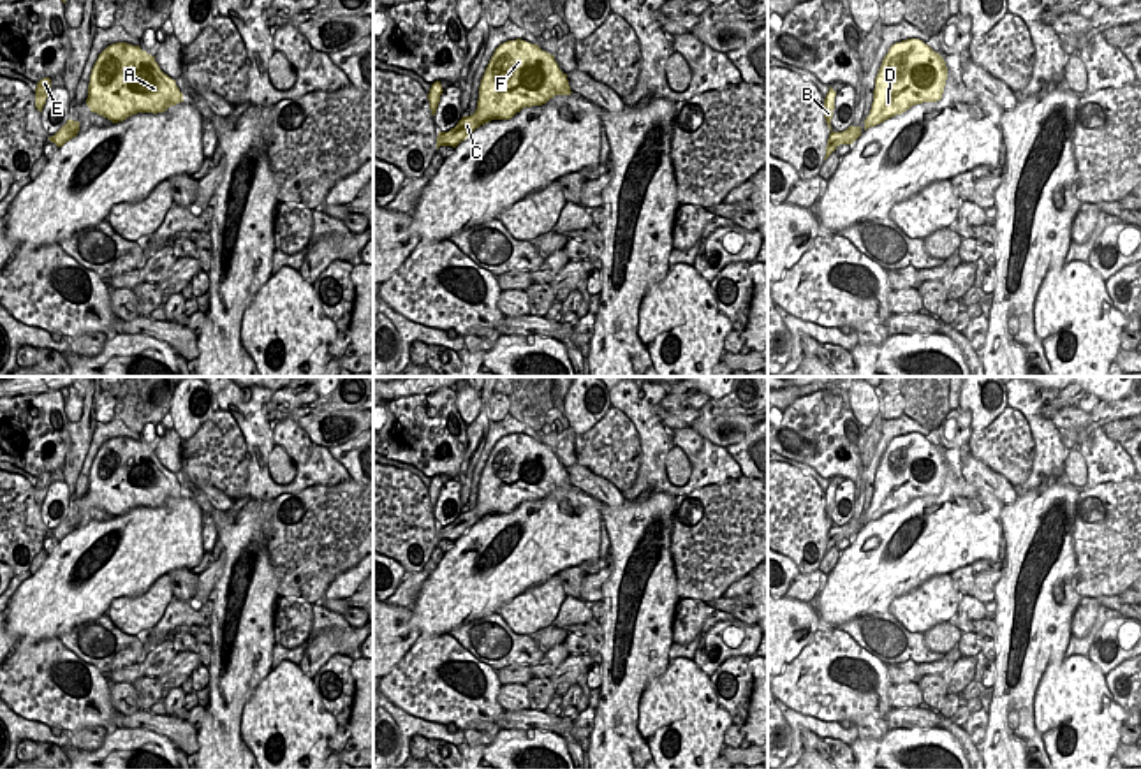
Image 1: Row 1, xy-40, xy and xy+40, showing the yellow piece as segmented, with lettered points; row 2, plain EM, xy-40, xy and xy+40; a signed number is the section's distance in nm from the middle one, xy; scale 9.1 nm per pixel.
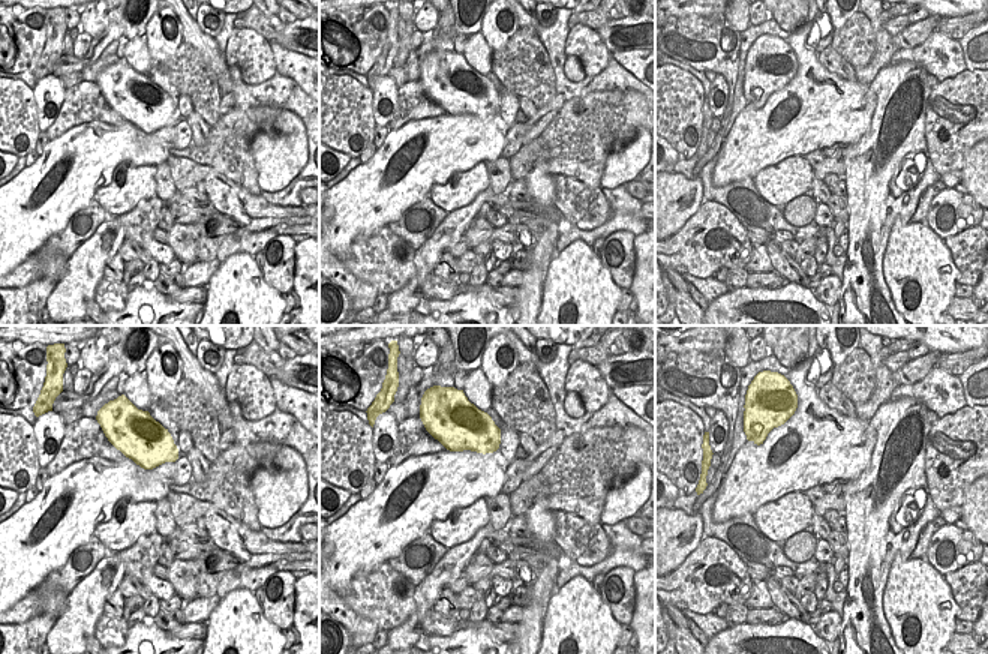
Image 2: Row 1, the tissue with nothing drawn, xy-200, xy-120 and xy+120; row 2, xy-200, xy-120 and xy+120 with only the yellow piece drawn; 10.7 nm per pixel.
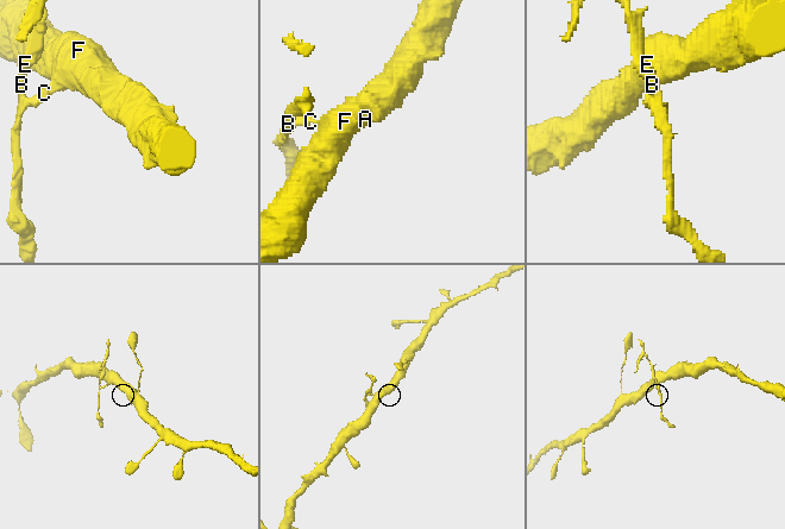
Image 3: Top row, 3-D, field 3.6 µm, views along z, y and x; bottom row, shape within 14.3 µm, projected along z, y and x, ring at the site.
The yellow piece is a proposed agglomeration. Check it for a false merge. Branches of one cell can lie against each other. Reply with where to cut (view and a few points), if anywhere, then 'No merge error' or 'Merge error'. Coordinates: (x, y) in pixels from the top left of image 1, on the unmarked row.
Split along xy (474, 507), (479, 519). Merge error.

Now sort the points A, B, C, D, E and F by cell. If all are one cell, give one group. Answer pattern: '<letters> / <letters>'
A D F / B C E

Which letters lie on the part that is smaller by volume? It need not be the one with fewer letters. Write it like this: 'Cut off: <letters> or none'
Cut off: B, C, E

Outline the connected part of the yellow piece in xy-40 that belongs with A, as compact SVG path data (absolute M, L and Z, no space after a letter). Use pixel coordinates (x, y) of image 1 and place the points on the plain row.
M111 438L92 463L86 500L113 517L137 507L164 507L180 496L176 475L139 440Z

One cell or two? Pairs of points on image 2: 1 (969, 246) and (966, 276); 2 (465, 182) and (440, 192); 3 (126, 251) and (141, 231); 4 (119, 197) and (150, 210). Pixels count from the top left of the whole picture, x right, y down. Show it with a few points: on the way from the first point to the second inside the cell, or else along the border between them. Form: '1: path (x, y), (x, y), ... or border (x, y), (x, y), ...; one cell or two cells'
1: path (969, 254), (969, 269); one cell
2: path (459, 188), (455, 192), (446, 192); one cell
3: border (125, 237), (137, 242), (146, 251); two cells
4: border (155, 194), (141, 200), (125, 213), (108, 215); two cells

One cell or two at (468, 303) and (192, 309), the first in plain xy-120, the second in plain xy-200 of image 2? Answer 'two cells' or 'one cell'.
one cell

